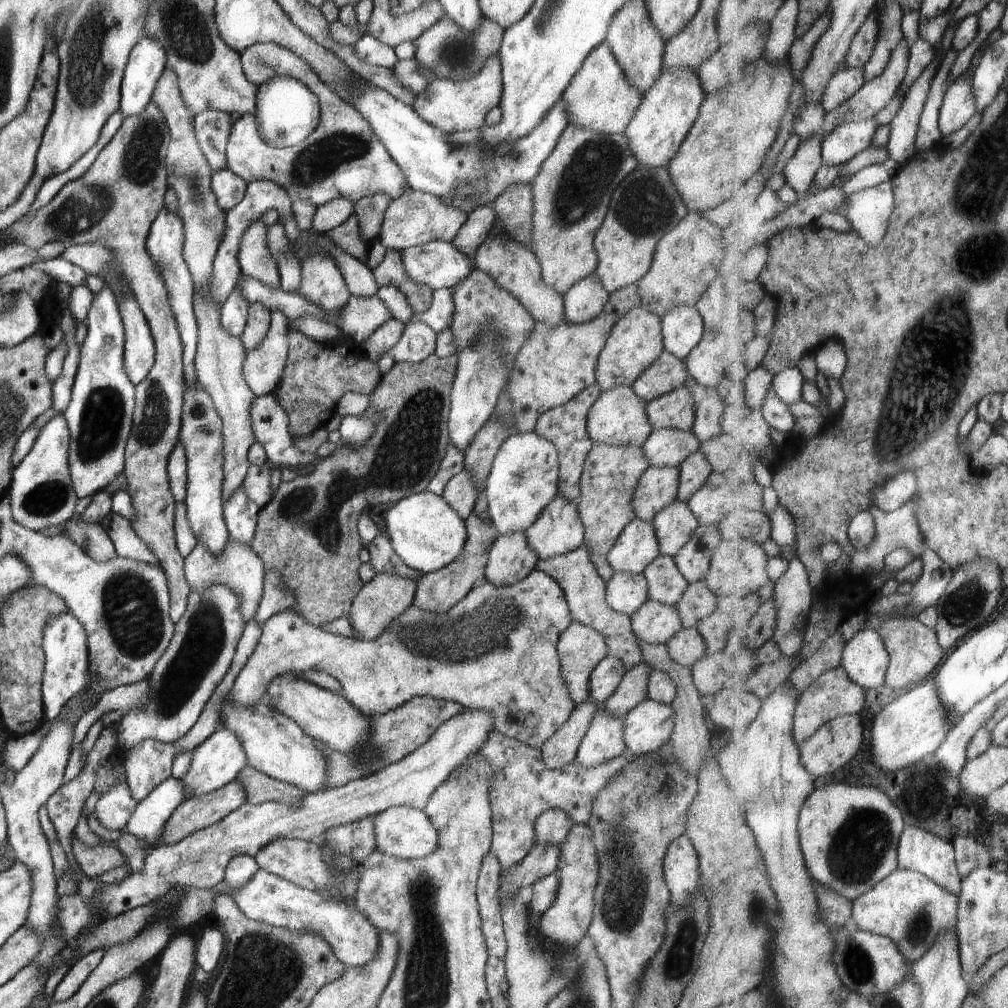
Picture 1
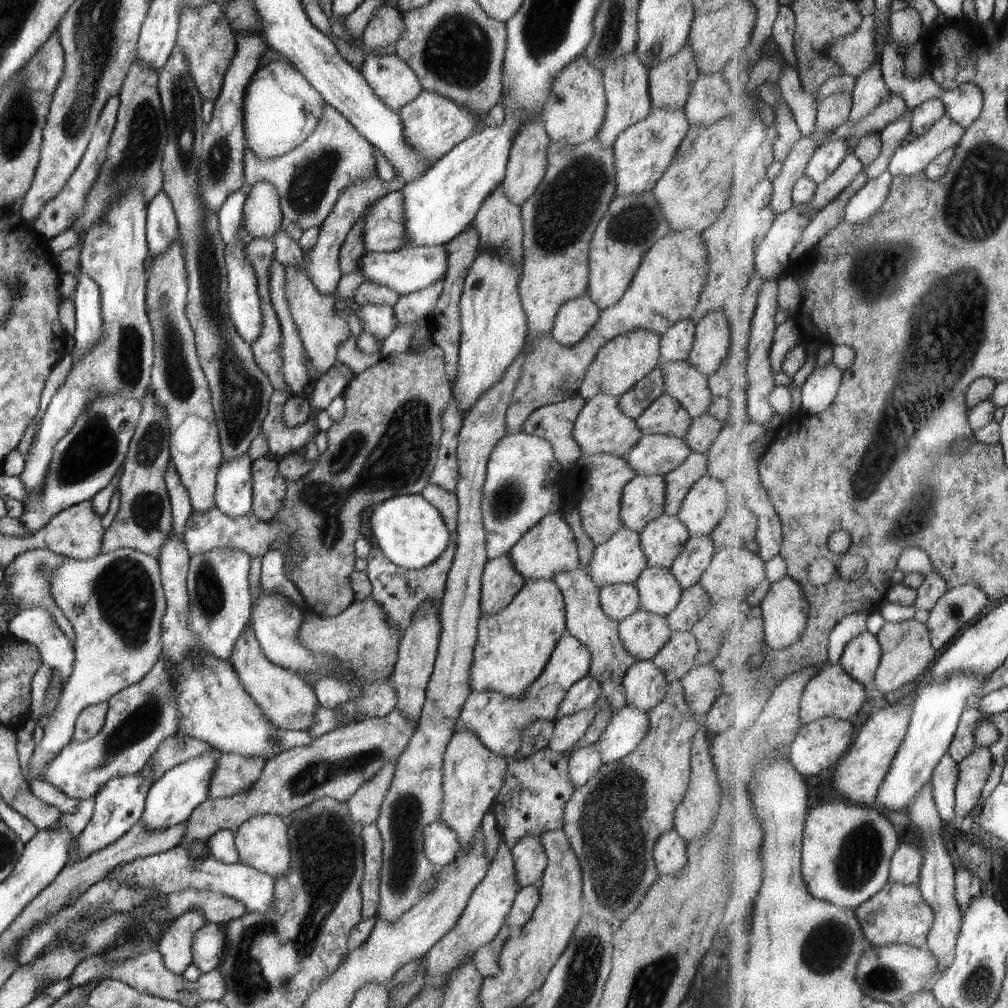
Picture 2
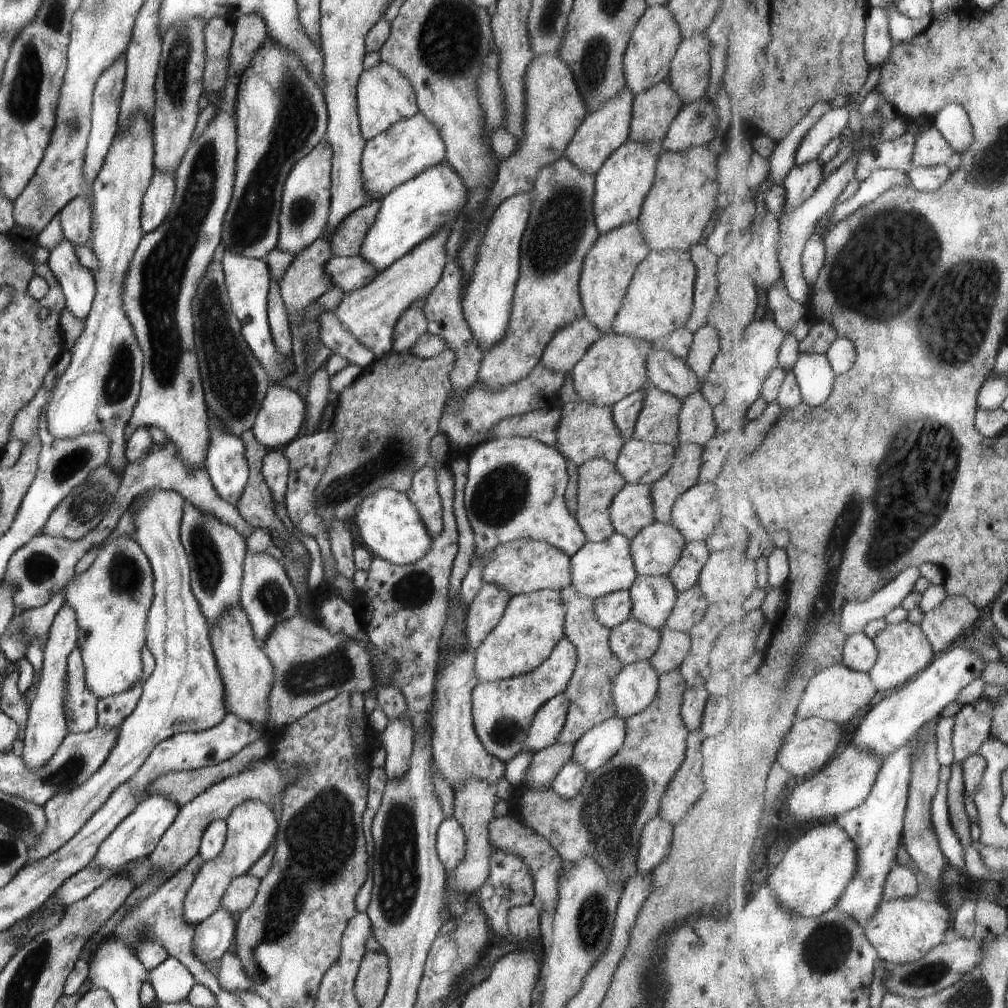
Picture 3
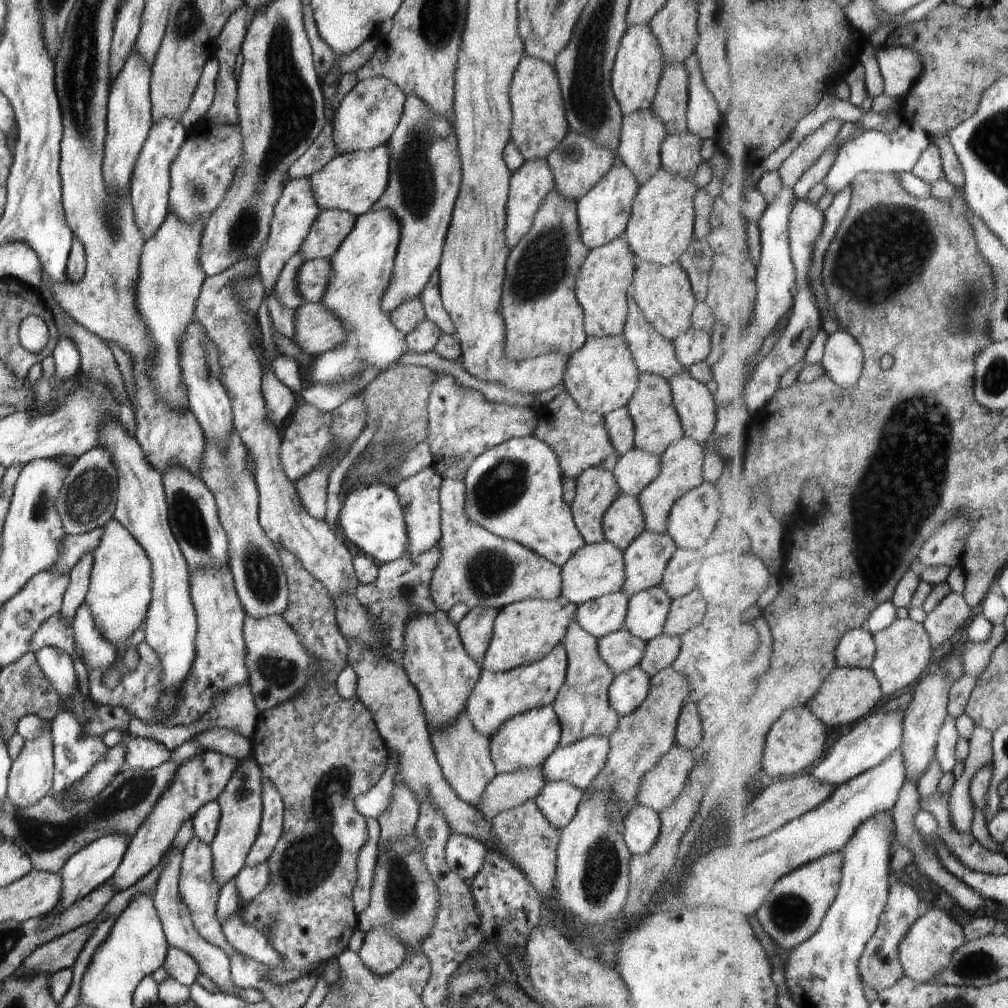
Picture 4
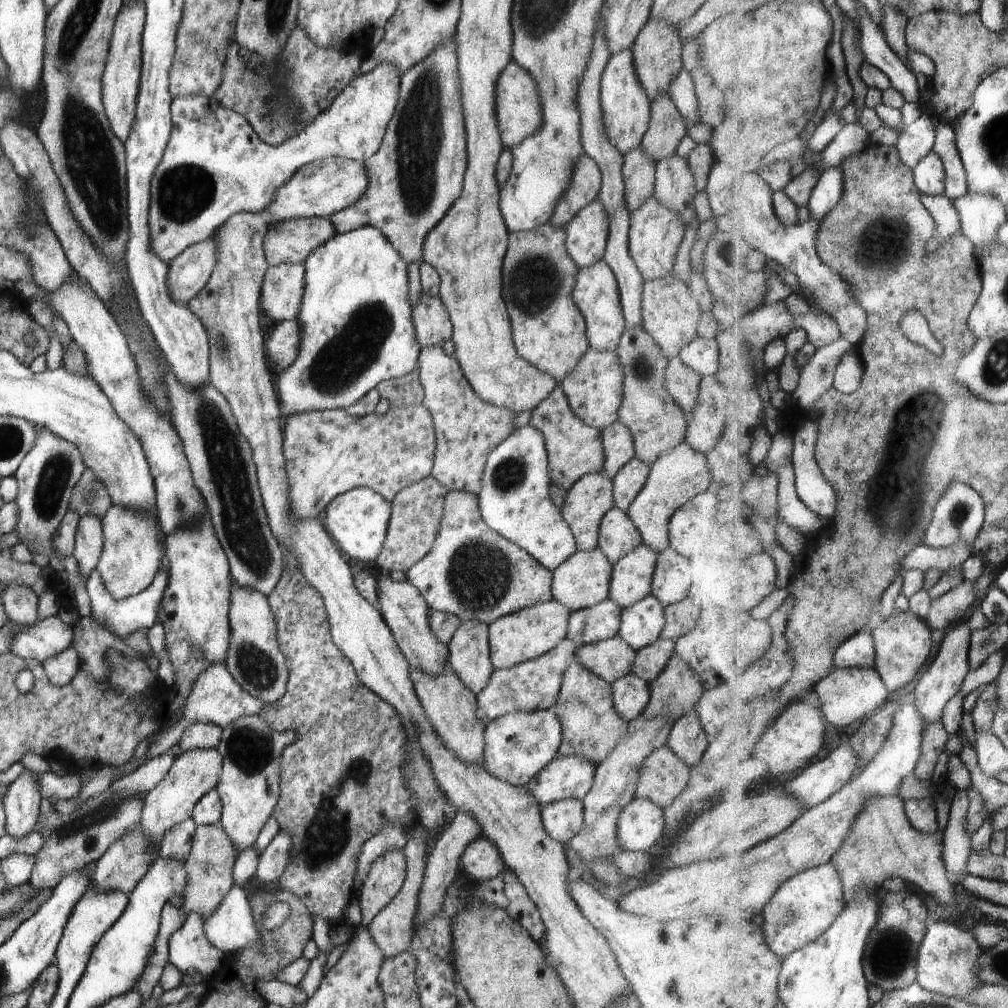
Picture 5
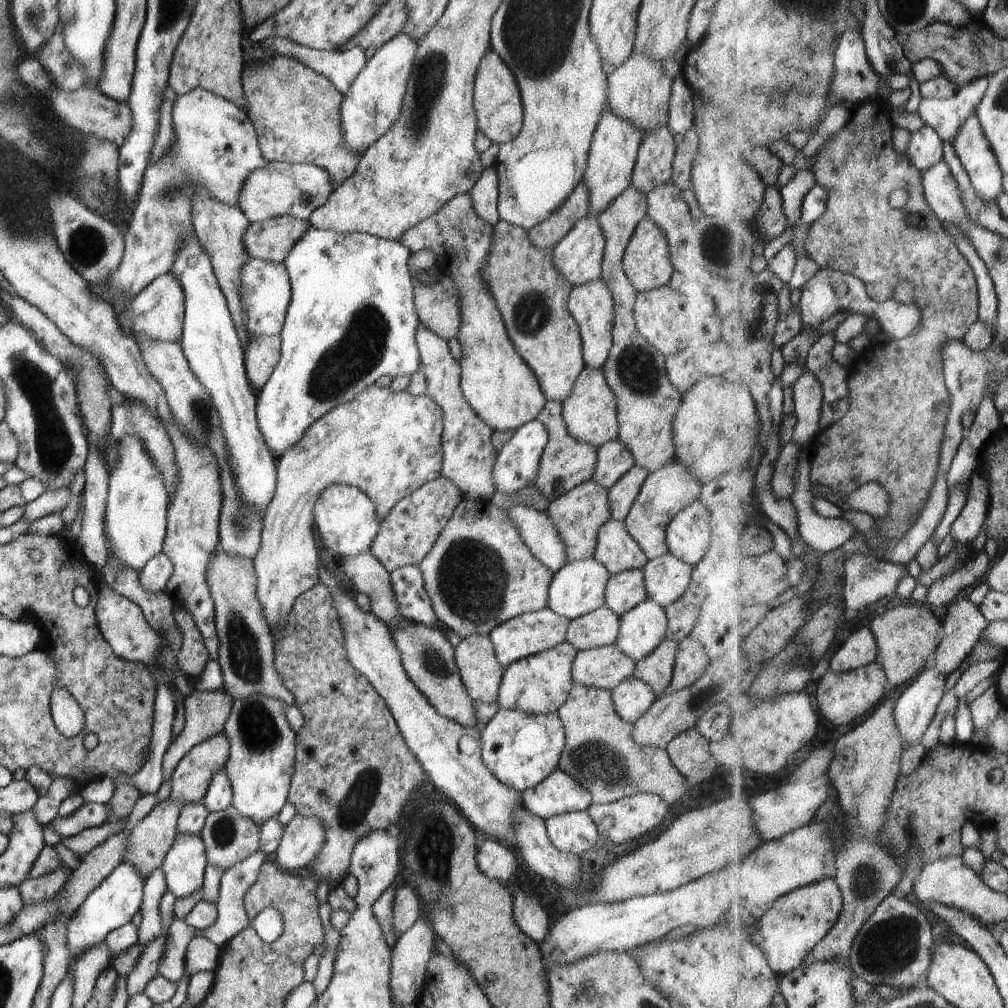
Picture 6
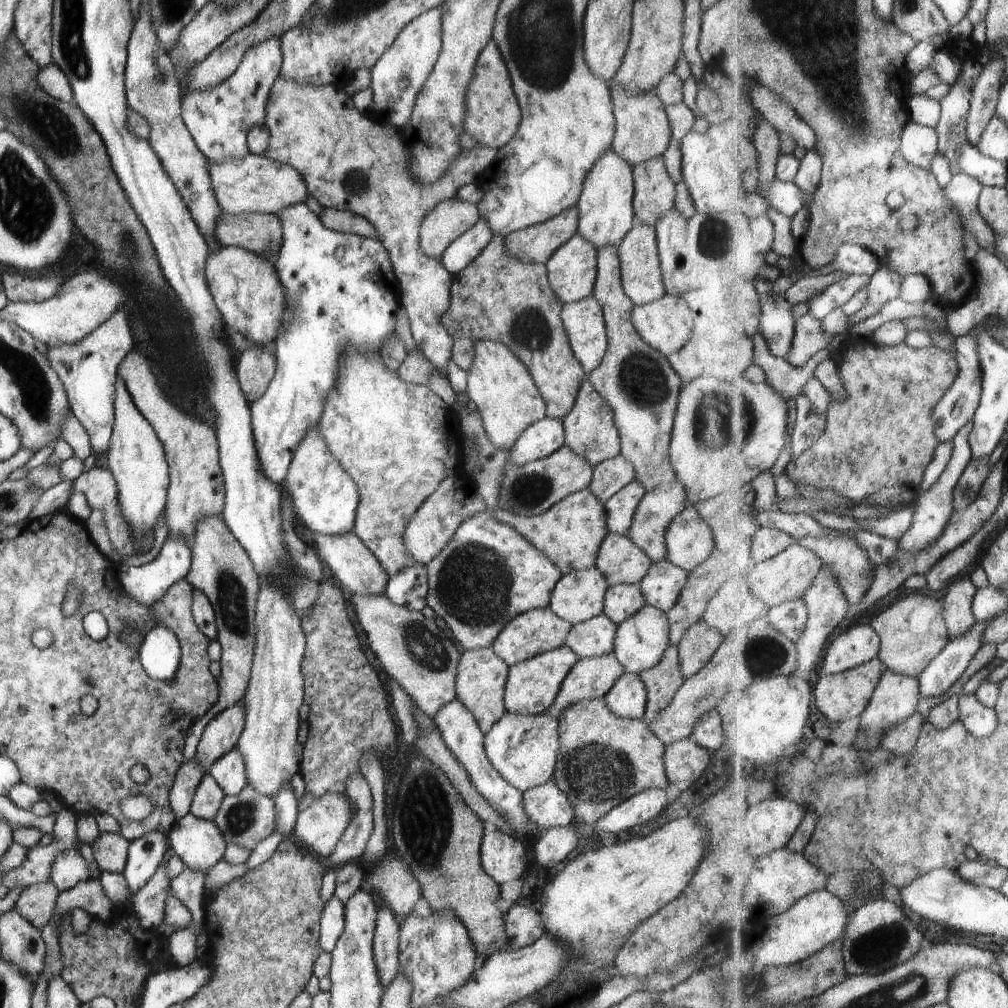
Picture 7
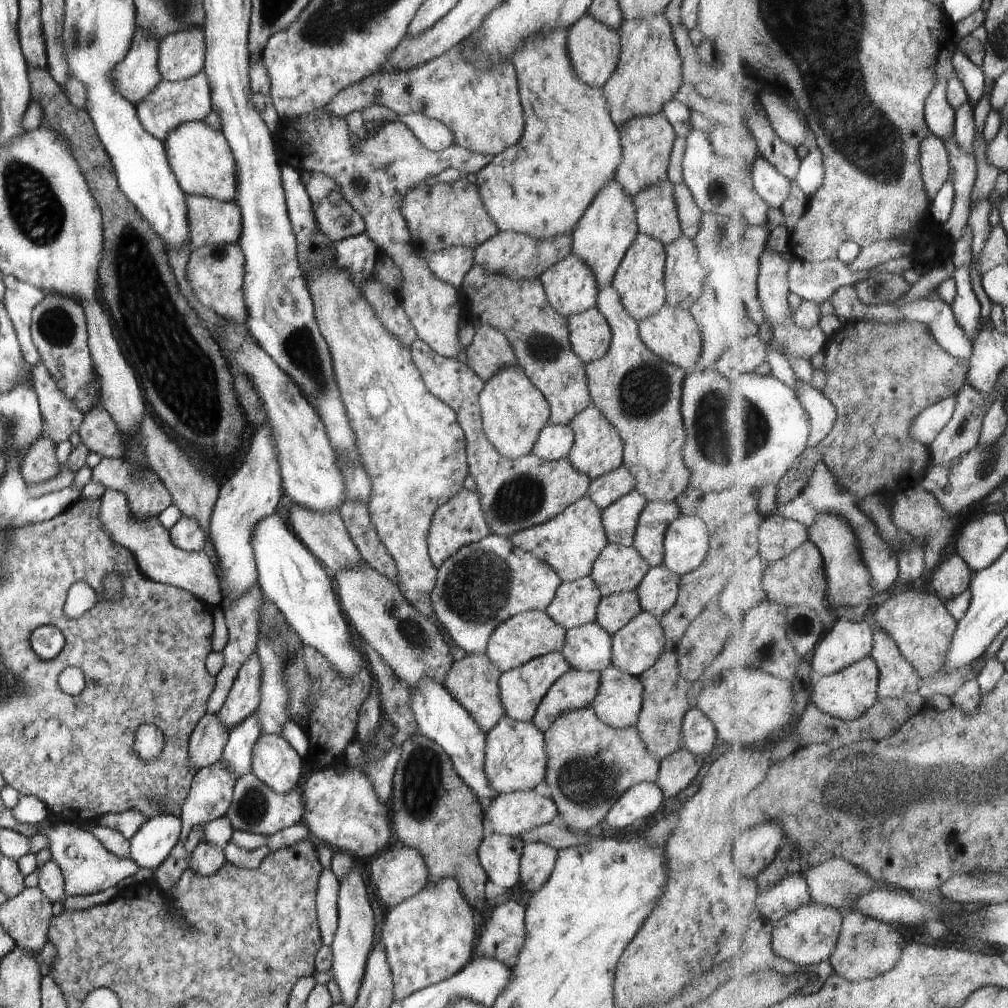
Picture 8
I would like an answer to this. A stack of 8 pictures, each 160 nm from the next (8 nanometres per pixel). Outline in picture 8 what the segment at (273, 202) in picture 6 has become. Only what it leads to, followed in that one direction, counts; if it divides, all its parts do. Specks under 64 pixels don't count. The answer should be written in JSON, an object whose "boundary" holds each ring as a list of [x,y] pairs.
{"boundary":[[[204,121],[185,122],[168,133],[163,145],[170,168],[186,195],[200,195],[228,202],[235,200],[237,164],[221,131],[214,130]]]}

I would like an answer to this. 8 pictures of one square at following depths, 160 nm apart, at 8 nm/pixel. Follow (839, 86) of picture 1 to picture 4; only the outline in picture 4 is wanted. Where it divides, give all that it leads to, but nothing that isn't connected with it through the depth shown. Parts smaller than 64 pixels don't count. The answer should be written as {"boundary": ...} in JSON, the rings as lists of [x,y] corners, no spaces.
{"boundary":[[[833,118],[808,135],[782,163],[778,172],[786,189],[794,189],[802,177],[823,157],[844,126],[842,118]]]}

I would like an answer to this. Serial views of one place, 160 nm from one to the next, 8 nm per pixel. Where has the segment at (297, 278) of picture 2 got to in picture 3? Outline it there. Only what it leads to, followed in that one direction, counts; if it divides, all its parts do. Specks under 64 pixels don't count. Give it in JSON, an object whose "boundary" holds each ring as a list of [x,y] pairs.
{"boundary":[[[323,368],[316,369],[310,376],[307,396],[304,398],[307,400],[308,410],[303,430],[308,434],[318,432],[315,428],[321,423],[322,411],[327,404],[327,396],[330,392],[329,380],[330,376]]]}

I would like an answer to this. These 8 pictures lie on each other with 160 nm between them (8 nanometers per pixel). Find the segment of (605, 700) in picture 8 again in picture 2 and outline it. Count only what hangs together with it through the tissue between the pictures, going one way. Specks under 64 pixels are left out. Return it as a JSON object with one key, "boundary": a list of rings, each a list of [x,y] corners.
{"boundary":[[[636,661],[622,679],[627,706],[647,713],[666,694],[667,680],[652,661]]]}

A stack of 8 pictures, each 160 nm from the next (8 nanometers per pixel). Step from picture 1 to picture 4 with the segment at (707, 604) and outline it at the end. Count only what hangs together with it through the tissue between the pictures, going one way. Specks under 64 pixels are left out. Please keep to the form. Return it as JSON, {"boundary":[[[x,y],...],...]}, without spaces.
{"boundary":[[[696,590],[674,599],[667,614],[663,634],[680,637],[695,626],[700,626],[707,618],[707,612],[705,600]]]}

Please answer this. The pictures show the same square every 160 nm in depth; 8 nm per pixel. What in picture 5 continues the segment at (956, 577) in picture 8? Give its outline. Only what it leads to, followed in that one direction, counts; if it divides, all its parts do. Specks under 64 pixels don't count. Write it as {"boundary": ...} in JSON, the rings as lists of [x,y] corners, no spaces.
{"boundary":[[[968,621],[950,628],[939,650],[939,655],[919,680],[913,693],[914,703],[918,705],[919,711],[925,716],[928,725],[942,719],[950,700],[956,696],[957,692],[963,690],[966,677],[973,669],[970,658],[972,641],[973,631]]]}

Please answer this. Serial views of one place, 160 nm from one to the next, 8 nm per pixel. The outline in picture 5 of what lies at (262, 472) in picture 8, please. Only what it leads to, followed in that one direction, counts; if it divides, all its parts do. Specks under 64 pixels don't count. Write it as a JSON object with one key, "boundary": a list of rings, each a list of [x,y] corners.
{"boundary":[[[374,227],[336,233],[312,250],[303,263],[305,287],[297,316],[301,343],[295,361],[277,374],[274,382],[282,420],[310,411],[345,409],[378,383],[399,379],[413,371],[421,351],[409,303],[408,264],[385,234]]]}

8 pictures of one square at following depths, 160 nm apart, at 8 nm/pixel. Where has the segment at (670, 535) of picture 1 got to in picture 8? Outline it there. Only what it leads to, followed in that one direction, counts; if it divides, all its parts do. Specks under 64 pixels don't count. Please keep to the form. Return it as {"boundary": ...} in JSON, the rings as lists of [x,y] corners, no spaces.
{"boundary":[[[635,591],[618,593],[600,598],[596,622],[610,635],[618,632],[627,622],[641,613],[638,595]]]}

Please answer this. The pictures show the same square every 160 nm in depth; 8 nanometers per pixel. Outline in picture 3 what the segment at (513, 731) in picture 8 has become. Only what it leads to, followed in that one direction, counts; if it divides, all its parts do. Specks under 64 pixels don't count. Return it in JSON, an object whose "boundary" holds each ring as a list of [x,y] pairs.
{"boundary":[[[564,693],[551,698],[536,711],[521,744],[520,753],[535,753],[557,742],[565,723],[569,702]]]}

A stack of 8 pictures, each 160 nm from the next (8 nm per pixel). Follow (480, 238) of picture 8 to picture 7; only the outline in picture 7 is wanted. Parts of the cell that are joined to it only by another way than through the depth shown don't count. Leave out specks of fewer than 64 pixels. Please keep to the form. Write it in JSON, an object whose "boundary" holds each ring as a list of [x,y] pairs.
{"boundary":[[[458,196],[435,204],[425,214],[420,225],[419,241],[422,252],[440,261],[446,247],[480,219],[479,208],[471,202],[460,200]]]}

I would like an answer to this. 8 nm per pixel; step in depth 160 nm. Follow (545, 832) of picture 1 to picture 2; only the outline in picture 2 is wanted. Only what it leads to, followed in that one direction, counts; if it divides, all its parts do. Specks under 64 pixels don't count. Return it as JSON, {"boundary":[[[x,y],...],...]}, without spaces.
{"boundary":[[[526,835],[511,849],[516,880],[520,889],[539,885],[547,865],[547,856],[539,841],[540,835]]]}

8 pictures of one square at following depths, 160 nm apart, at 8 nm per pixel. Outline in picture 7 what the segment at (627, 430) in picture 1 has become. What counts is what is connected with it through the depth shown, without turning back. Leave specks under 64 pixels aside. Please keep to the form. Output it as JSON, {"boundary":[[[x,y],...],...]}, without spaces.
{"boundary":[[[565,444],[546,458],[520,466],[511,463],[509,458],[500,476],[498,506],[523,517],[544,514],[551,506],[558,504],[568,495],[588,489],[593,480],[593,469],[594,467],[584,457],[578,456]]]}

